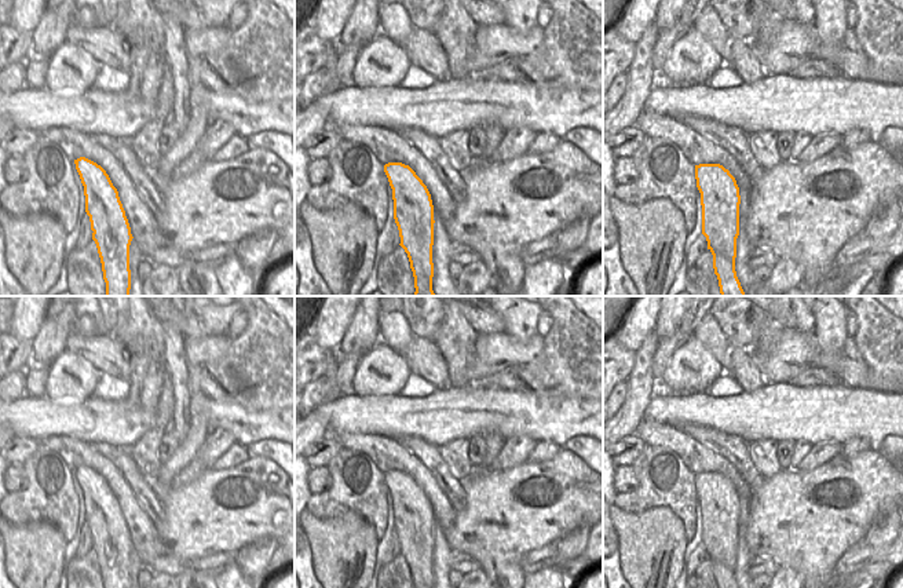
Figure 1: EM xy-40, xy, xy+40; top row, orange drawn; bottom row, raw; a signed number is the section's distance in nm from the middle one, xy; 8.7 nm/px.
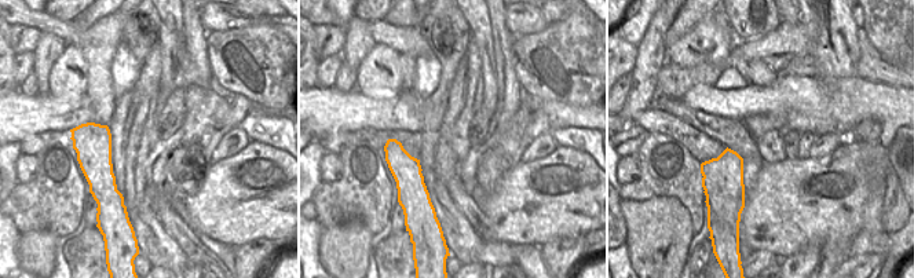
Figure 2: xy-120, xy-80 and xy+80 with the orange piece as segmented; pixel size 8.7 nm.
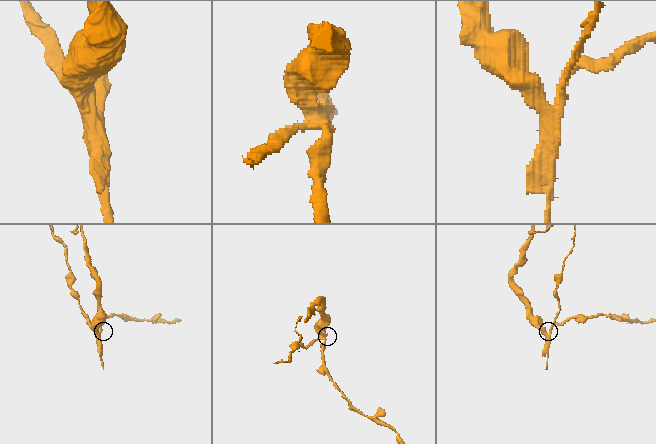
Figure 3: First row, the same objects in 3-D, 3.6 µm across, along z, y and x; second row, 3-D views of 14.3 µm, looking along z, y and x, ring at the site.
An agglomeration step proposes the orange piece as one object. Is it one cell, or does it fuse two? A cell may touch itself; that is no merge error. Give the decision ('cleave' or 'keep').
cleave

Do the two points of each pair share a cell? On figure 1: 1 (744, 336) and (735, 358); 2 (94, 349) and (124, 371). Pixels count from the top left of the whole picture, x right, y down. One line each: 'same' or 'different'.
1: different
2: same

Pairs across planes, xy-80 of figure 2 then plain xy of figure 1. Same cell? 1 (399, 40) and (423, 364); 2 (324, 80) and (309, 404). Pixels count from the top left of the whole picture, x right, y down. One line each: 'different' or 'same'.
1: same
2: same

